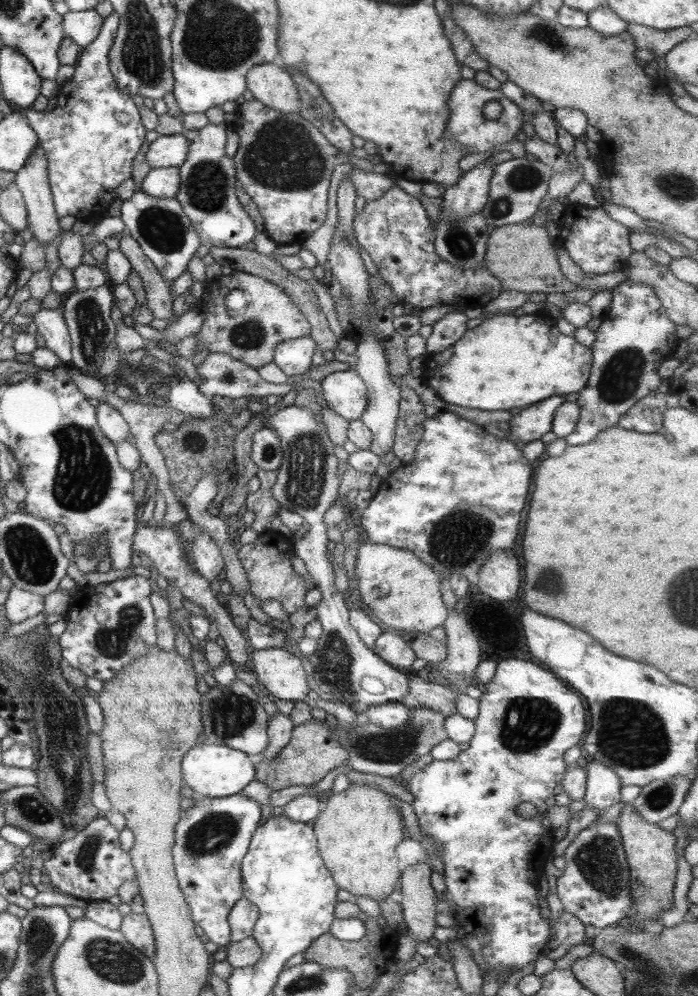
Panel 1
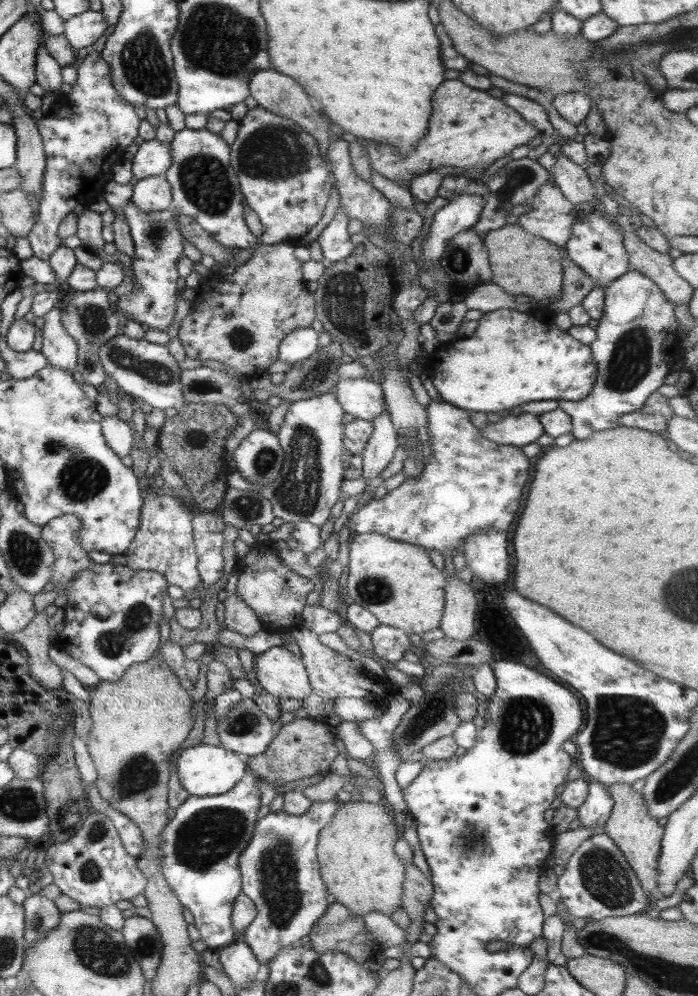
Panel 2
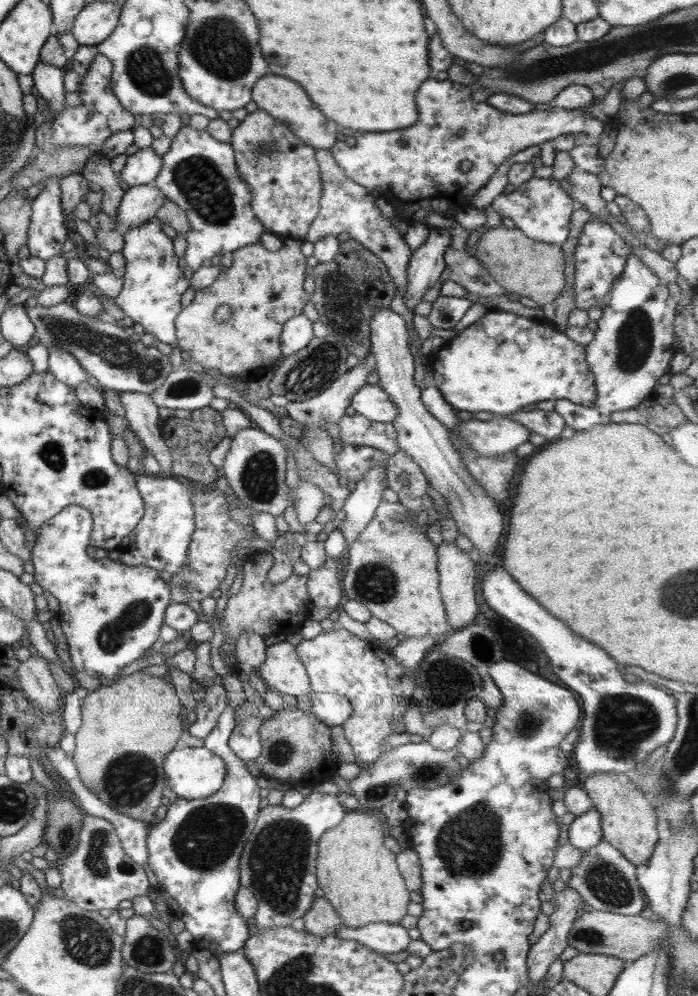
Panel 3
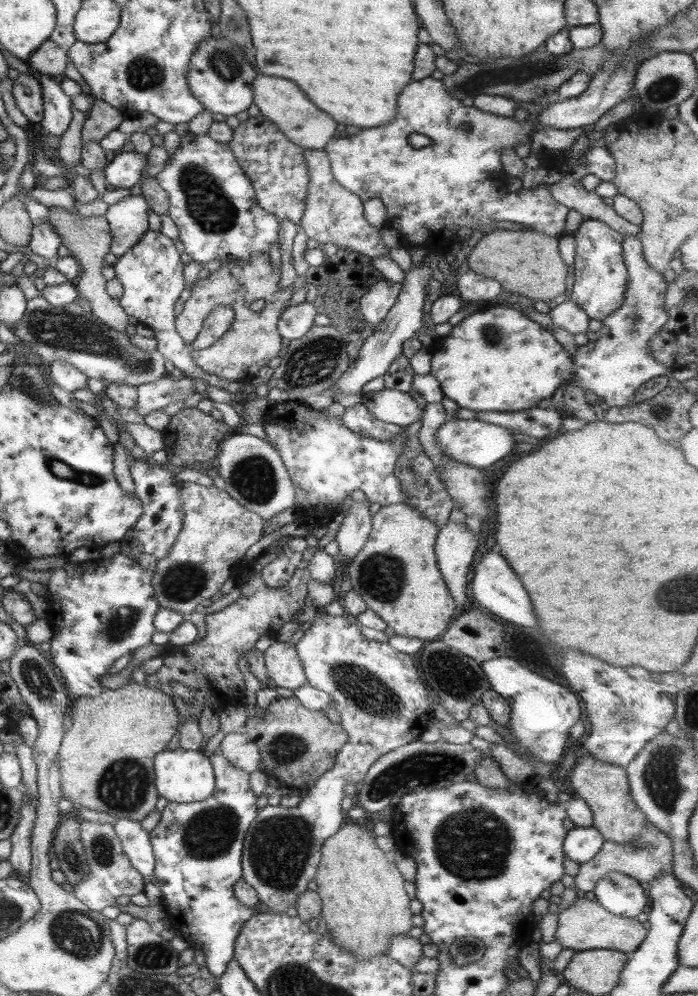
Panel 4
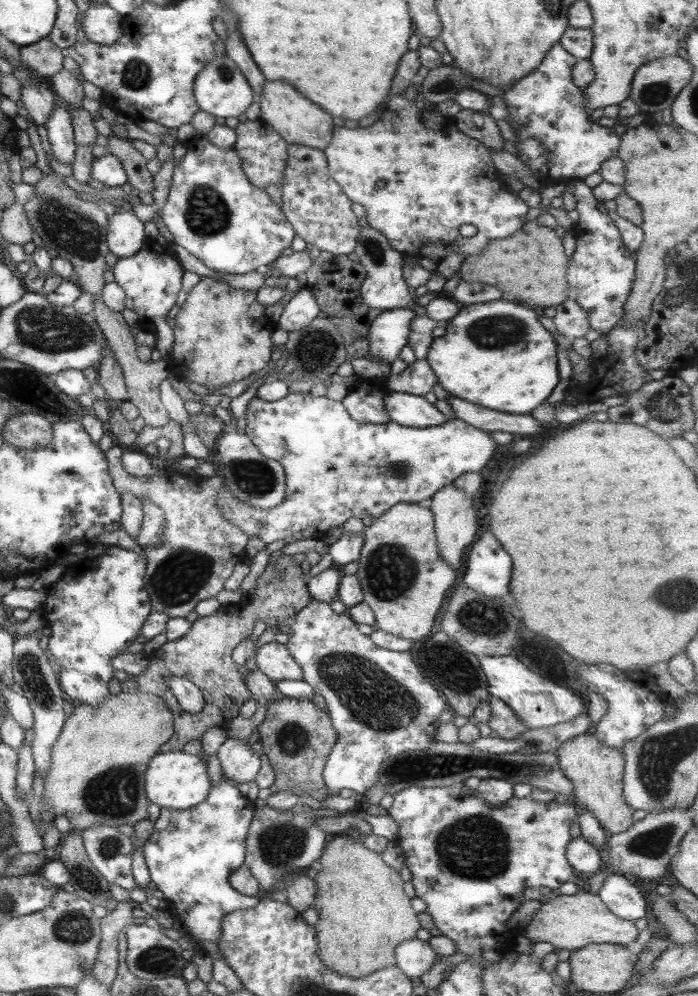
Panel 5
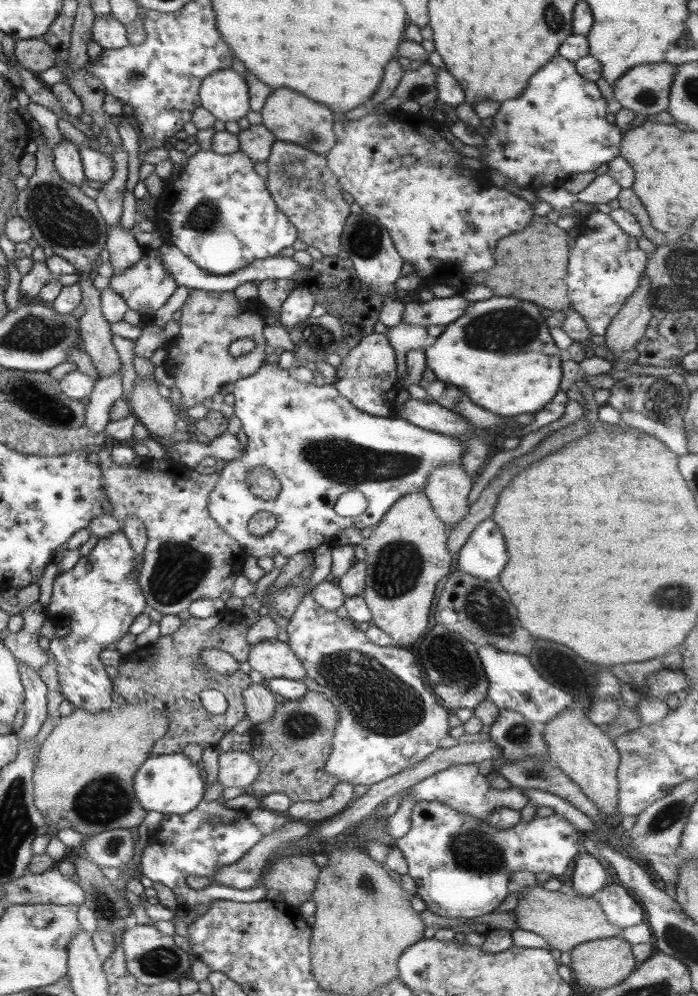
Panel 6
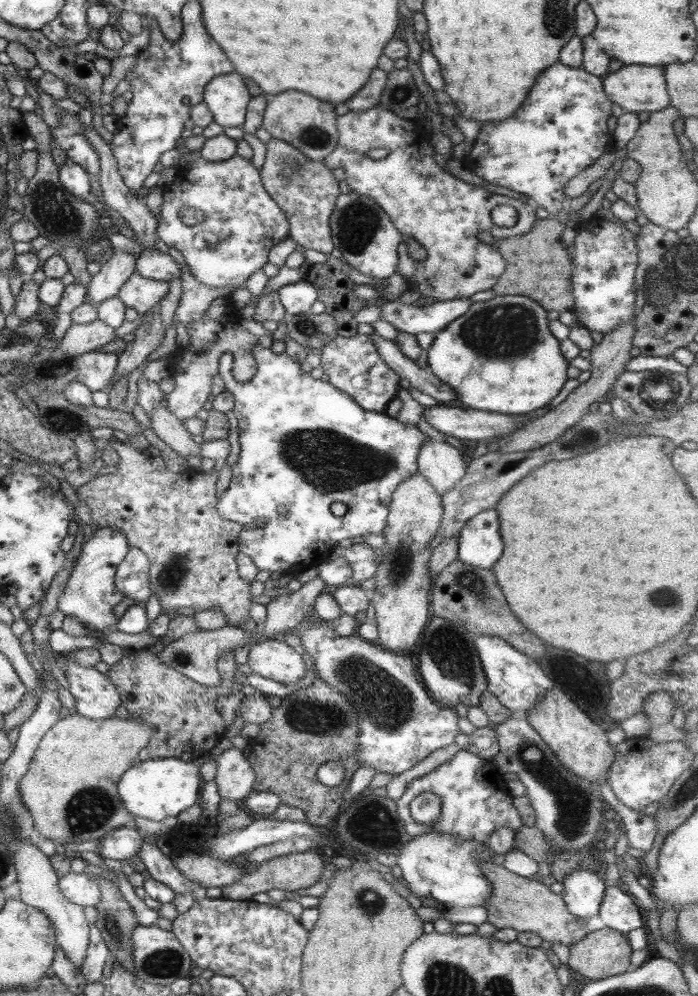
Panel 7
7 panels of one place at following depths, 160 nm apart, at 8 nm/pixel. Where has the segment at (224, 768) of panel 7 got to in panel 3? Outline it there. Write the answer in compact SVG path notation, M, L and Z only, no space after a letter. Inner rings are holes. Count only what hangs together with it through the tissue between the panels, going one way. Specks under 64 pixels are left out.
M253 714L235 720L233 730L228 736L228 746L231 752L244 763L256 761L261 753L261 742L258 728L262 720Z

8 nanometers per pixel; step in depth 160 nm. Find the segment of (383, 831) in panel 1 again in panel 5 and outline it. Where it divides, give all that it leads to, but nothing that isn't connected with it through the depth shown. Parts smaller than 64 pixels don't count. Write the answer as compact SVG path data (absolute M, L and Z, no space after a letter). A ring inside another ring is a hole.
M354 832L345 837L335 836L327 842L318 860L321 867L314 877L317 890L313 906L318 917L312 927L321 964L347 978L363 978L368 973L393 966L394 948L399 942L415 939L420 928L416 913L409 904L410 899L403 892L403 881L398 871L385 864L380 853L367 850L361 843L361 837Z

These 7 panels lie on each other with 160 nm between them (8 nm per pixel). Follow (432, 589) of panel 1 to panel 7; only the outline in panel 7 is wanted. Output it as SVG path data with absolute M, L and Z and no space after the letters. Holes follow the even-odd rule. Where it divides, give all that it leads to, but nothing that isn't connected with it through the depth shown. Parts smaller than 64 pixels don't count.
M419 471L397 483L390 494L388 515L381 534L385 538L385 546L377 550L378 565L373 576L375 585L373 590L369 591L373 593L369 597L375 610L375 645L385 651L403 652L411 648L428 623L432 585L432 579L426 569L430 555L428 544L437 533L441 513L440 494L434 491Z

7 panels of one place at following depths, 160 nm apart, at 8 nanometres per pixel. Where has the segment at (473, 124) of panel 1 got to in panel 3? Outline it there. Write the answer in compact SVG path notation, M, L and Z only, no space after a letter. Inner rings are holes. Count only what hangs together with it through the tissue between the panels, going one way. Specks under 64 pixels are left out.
M427 77L415 91L417 118L413 126L389 132L354 131L352 135L355 137L356 144L349 147L343 141L336 140L329 149L331 155L346 178L363 186L369 196L371 192L377 192L378 197L387 200L396 218L402 219L407 226L423 224L431 228L425 221L431 214L451 219L455 213L470 207L466 202L467 197L471 197L473 193L482 188L499 165L519 150L539 145L545 141L553 141L563 134L576 135L582 132L588 137L598 137L602 131L601 121L587 113L590 106L600 101L599 98L593 99L592 97L587 105L571 110L550 106L549 110L544 111L531 110L525 114L509 114L495 110L485 101L471 101L470 94L470 89L465 85L459 85L458 82L438 81L435 77ZM461 162L469 162L469 170L463 172L459 168Z

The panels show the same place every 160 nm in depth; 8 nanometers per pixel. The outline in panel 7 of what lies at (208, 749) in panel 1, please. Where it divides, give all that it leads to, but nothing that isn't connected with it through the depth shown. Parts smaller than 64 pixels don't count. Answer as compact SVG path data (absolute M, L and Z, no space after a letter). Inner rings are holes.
M201 752L198 758L155 758L136 764L119 777L116 784L118 798L134 818L161 822L167 816L176 817L179 812L197 802L200 785L197 767L211 759L211 754Z

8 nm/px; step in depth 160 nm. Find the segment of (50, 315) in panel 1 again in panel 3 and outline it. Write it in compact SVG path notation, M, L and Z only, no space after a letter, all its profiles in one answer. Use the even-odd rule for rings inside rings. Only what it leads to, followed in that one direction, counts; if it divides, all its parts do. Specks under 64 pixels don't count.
M52 346L48 348L48 373L59 382L74 388L79 382L86 380L83 367L66 350L59 350Z

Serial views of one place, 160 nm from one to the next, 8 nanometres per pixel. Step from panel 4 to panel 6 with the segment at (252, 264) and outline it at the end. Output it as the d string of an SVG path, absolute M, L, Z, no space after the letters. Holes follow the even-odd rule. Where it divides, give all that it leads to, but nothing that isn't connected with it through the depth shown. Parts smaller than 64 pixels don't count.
M190 289L183 306L180 308L181 316L177 320L179 333L175 338L167 342L164 347L166 351L165 360L162 362L164 370L173 376L174 386L179 390L180 404L183 410L200 404L205 398L219 393L220 387L224 384L231 385L238 378L245 378L252 375L265 360L265 339L261 335L263 324L258 323L257 319L251 319L246 312L247 301L236 300L232 292L213 292L206 290ZM237 338L249 338L255 344L253 349L238 357L232 357L227 352L231 342Z

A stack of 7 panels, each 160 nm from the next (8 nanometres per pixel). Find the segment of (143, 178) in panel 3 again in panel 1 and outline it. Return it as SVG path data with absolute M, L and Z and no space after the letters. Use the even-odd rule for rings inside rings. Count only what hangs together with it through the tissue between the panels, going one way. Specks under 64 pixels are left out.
M183 133L179 135L159 135L149 143L145 160L150 169L178 168L185 160L189 143L185 141Z

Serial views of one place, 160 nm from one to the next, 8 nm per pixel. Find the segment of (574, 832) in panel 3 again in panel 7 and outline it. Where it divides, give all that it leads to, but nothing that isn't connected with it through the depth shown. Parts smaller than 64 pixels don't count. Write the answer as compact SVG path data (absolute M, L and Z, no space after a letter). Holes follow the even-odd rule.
M590 870L568 874L563 879L563 889L559 894L568 913L585 921L597 915L606 887L603 882L603 878L597 878Z

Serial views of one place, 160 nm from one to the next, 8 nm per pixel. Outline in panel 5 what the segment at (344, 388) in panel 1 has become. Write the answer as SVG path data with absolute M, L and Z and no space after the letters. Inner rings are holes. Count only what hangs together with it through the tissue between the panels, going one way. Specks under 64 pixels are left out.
M390 391L383 408L391 421L409 428L437 426L449 420L423 397L412 394Z

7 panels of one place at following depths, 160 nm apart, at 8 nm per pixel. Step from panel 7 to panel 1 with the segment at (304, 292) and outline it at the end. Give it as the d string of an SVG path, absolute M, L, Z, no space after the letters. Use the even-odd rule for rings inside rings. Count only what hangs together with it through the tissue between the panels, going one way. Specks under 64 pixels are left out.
M309 335L284 340L275 347L272 362L287 377L305 373L310 366L311 356L315 349L316 344Z

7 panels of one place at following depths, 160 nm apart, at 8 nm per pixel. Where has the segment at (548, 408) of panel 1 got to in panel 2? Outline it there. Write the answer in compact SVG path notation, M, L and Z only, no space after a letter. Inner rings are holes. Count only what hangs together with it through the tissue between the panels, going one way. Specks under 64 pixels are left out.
M520 413L518 416L505 416L494 423L486 423L478 428L483 438L503 446L522 447L535 442L543 434L537 416Z

